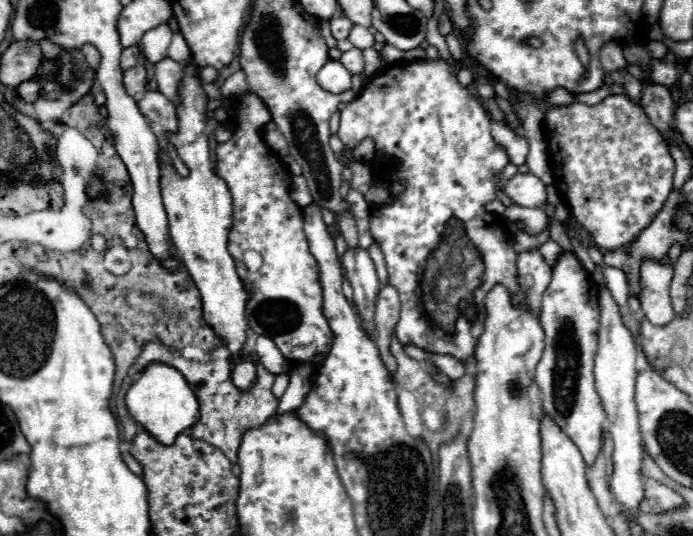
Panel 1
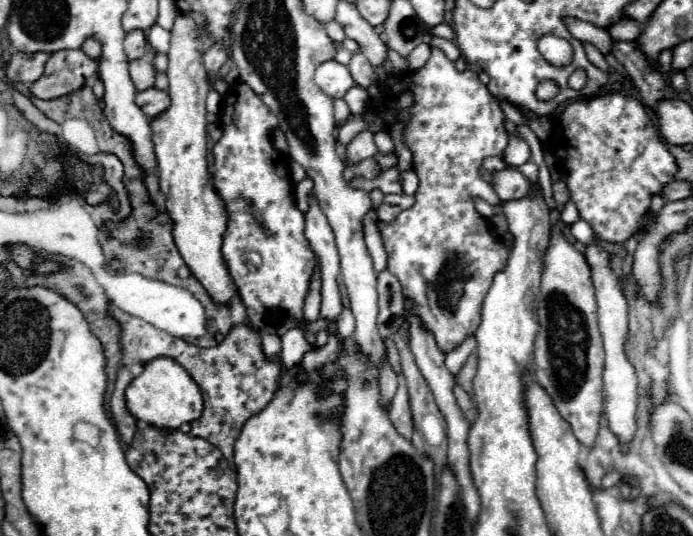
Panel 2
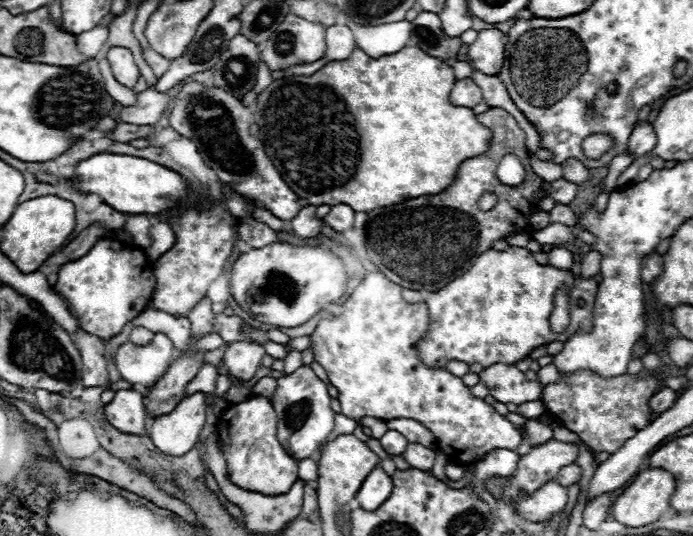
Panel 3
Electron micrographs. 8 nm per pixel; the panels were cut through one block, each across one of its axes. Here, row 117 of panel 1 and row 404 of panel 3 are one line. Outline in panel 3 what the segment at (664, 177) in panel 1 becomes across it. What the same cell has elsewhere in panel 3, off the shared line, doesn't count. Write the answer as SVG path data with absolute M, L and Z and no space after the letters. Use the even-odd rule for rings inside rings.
M580 370L570 376L560 376L560 382L548 384L542 390L544 406L556 414L562 424L576 432L580 440L590 446L594 452L616 452L636 430L642 430L652 412L648 410L648 398L660 388L660 378L654 374L630 376L624 374L620 378L600 378L590 370Z

